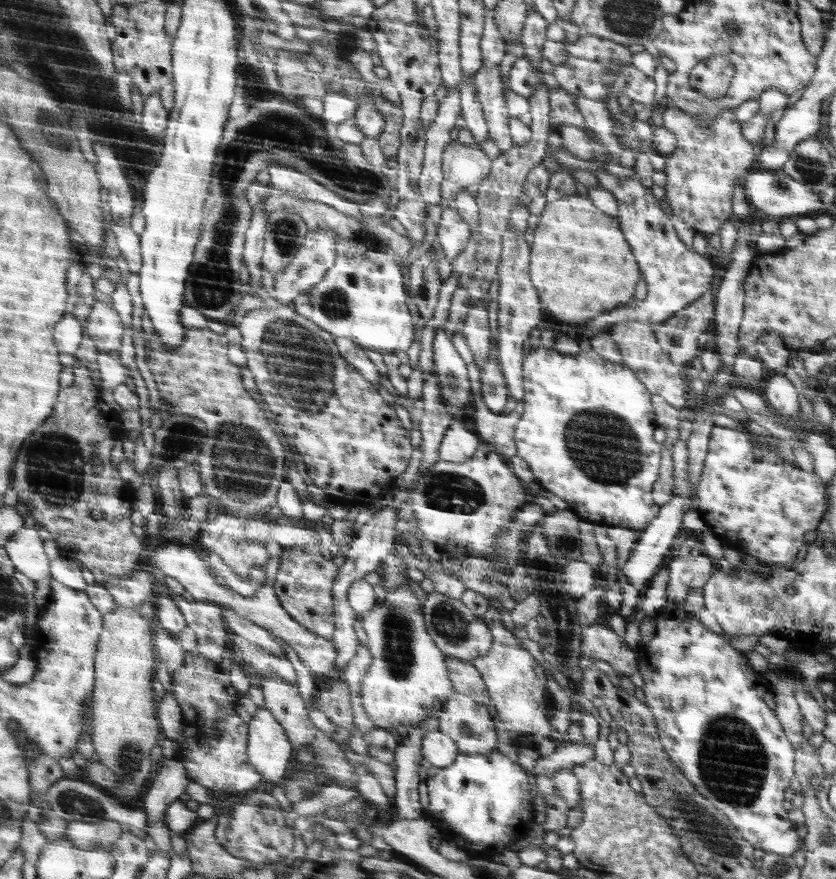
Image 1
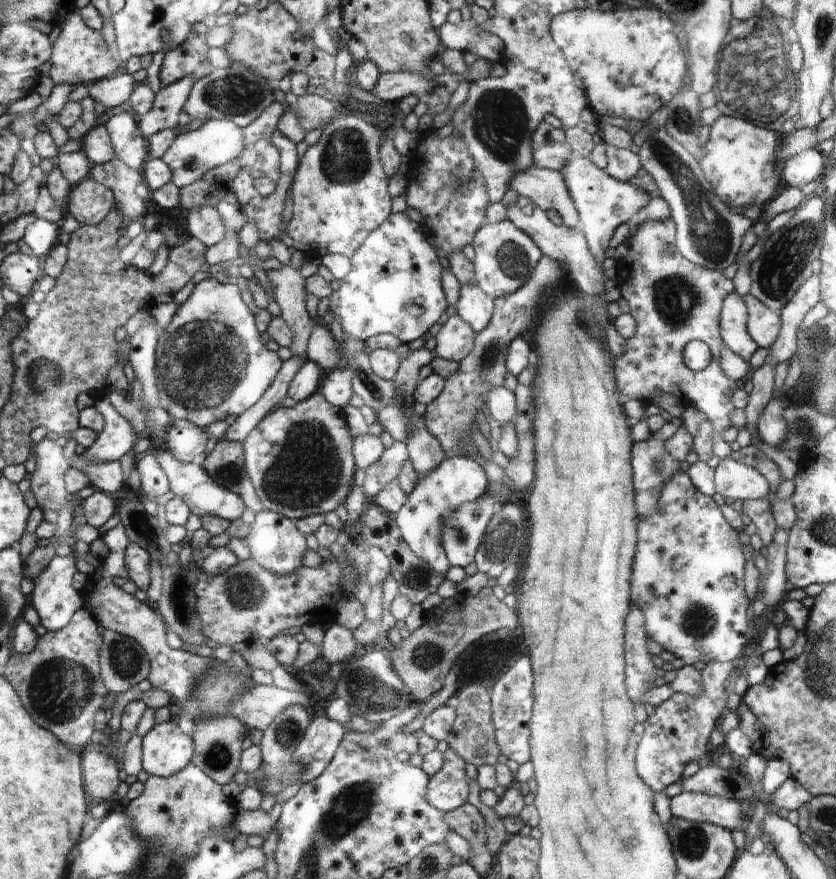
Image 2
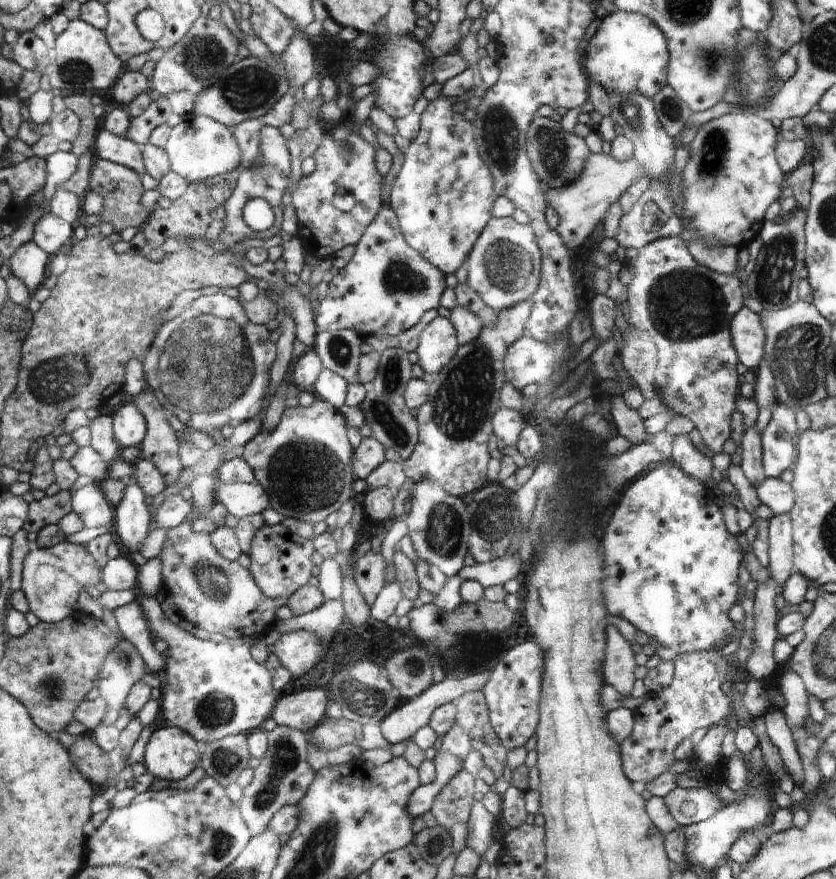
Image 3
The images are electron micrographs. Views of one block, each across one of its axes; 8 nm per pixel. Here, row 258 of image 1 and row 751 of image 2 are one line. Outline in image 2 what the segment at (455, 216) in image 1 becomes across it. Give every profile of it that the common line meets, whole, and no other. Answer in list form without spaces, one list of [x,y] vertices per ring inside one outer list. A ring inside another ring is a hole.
[[[448,748],[443,757],[444,767],[429,778],[428,802],[445,814],[467,803],[470,780],[464,758],[460,758],[452,748]]]

